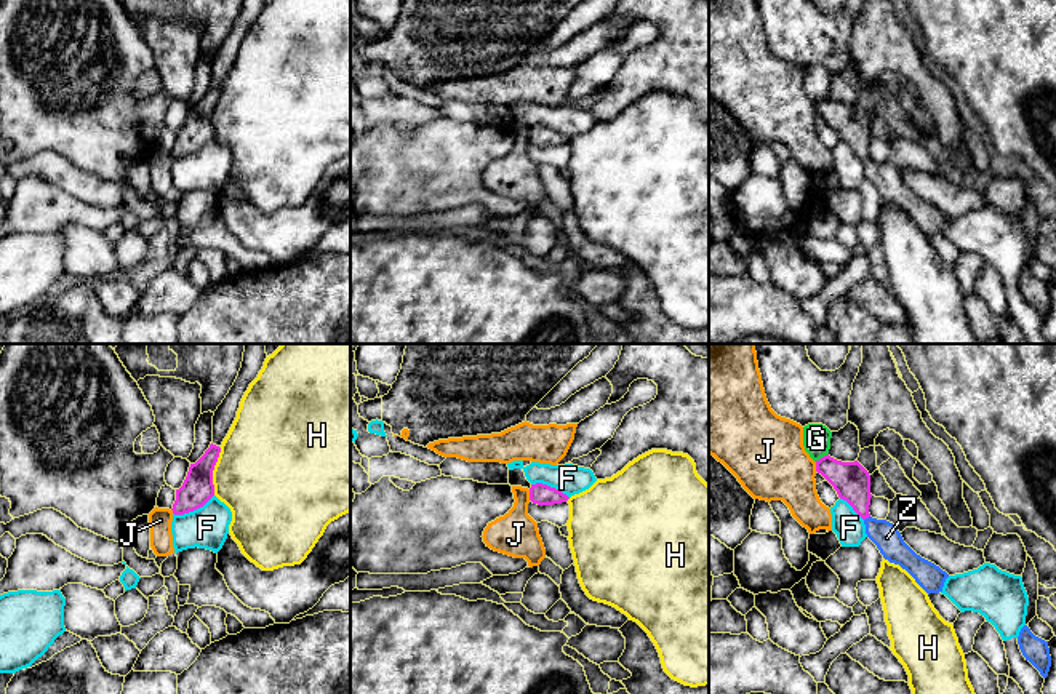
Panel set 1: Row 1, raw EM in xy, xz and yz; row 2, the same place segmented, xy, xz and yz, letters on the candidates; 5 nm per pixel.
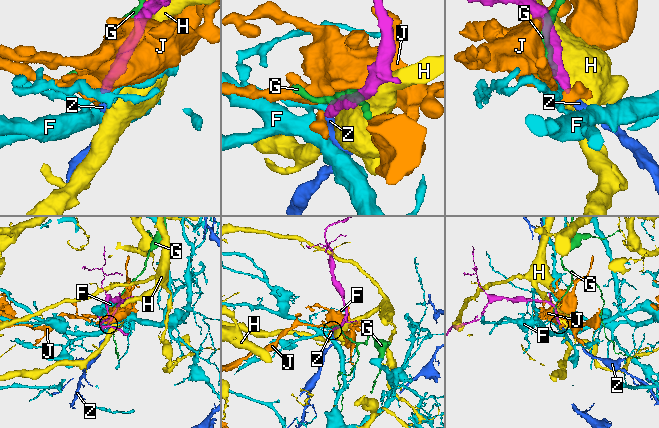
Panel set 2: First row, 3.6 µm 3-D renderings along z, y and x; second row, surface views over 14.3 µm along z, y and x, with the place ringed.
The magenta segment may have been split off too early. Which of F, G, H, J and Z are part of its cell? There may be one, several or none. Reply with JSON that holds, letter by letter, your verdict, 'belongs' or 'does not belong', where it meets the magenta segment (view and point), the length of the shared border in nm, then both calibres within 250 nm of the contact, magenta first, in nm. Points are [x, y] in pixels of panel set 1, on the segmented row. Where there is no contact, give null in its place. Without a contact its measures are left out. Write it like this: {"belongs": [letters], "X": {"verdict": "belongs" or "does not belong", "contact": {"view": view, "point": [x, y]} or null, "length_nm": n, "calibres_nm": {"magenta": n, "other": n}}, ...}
{"belongs": ["Z"], "F": {"verdict": "does not belong", "contact": {"view": "xy", "point": [192, 510]}, "length_nm": 220, "calibres_nm": {"magenta": 160, "other": 200}}, "G": {"verdict": "does not belong", "contact": {"view": "yz", "point": [821, 458]}, "length_nm": 80, "calibres_nm": {"magenta": 190, "other": 140}}, "H": {"verdict": "does not belong", "contact": {"view": "xy", "point": [212, 472]}, "length_nm": 240, "calibres_nm": {"magenta": 160, "other": 460}}, "J": {"verdict": "does not belong", "contact": {"view": "xz", "point": [530, 494]}, "length_nm": 60, "calibres_nm": {"magenta": 110, "other": 220}}, "Z": {"verdict": "belongs", "contact": {"view": "yz", "point": [866, 517]}, "length_nm": 40, "calibres_nm": {"magenta": 190, "other": 140}}}

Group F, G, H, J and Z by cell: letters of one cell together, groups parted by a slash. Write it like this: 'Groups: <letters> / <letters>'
Groups: F / G / H / J / Z

